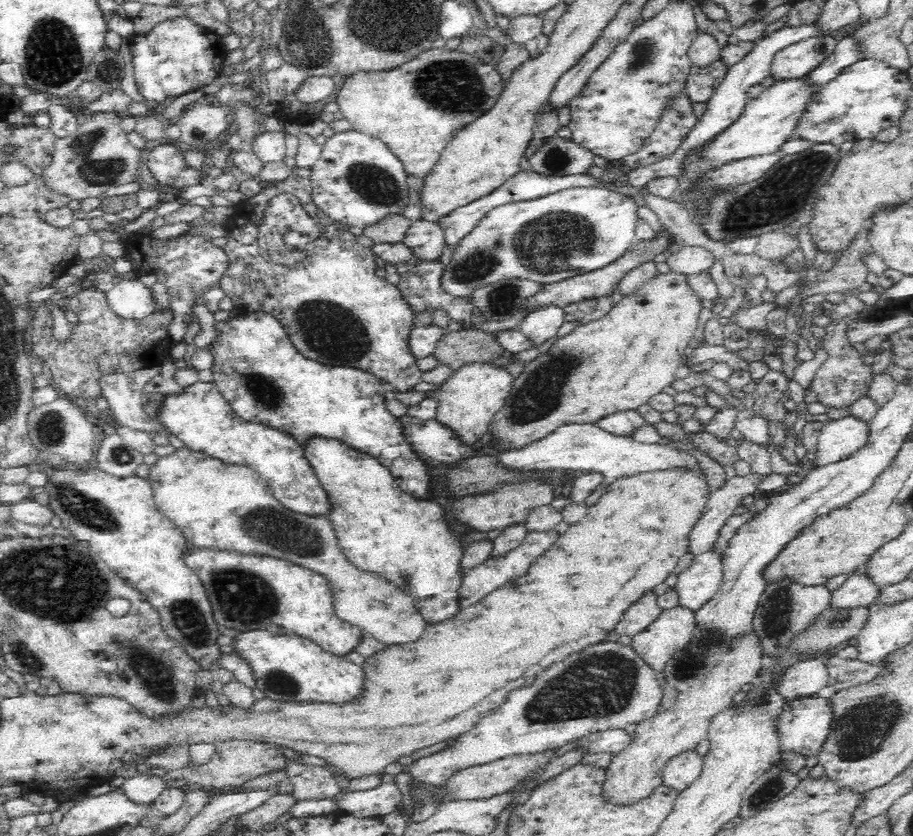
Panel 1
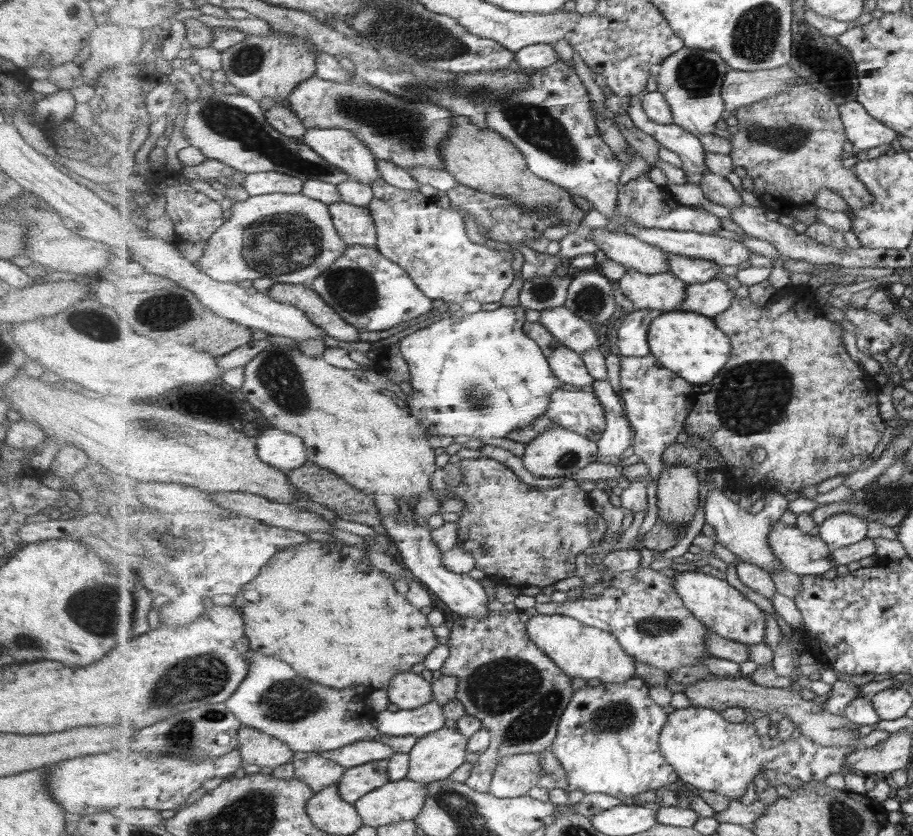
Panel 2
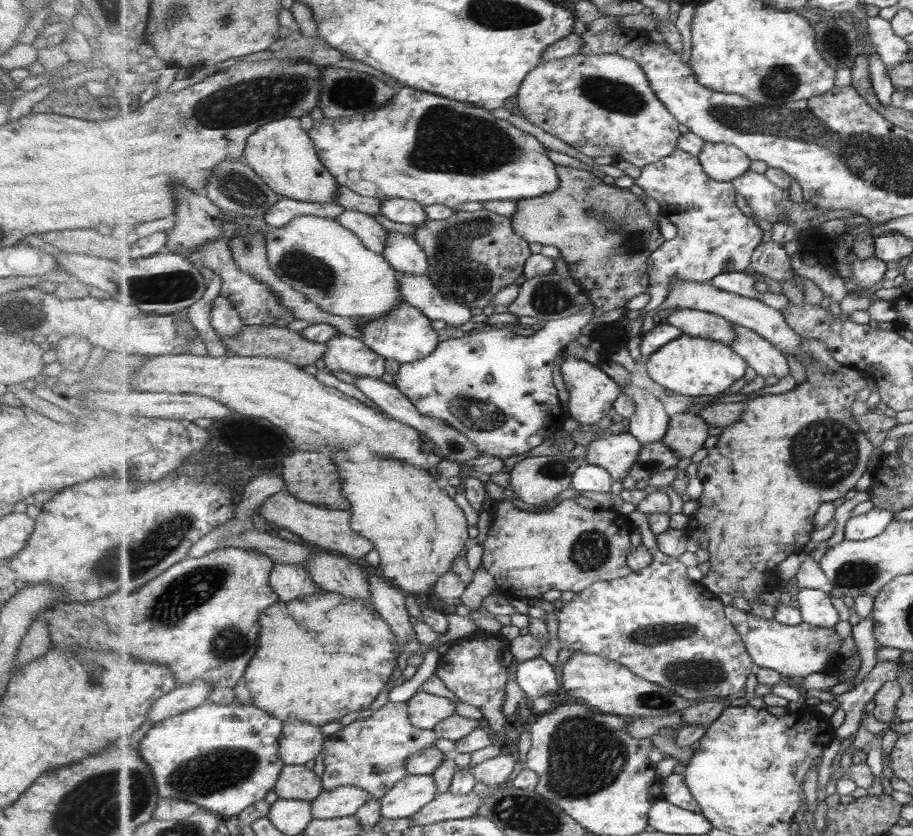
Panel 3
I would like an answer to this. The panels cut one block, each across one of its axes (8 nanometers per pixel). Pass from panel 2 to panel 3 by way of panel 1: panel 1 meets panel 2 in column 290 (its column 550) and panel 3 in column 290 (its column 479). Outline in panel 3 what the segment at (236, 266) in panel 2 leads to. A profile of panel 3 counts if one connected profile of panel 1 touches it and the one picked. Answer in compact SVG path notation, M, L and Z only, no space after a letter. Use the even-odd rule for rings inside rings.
M303 216L289 227L271 228L267 234L267 248L269 264L277 276L303 292L325 312L379 320L404 300L396 268L382 253L367 248L360 236L337 220Z

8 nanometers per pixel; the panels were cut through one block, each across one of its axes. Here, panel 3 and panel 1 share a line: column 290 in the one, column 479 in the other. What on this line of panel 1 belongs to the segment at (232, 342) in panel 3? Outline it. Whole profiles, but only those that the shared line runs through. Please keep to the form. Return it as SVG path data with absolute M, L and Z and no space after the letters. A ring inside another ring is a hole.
M474 328L446 332L438 342L433 356L442 365L449 366L455 371L464 364L494 363L507 355L505 348L500 345L496 332L484 332Z

